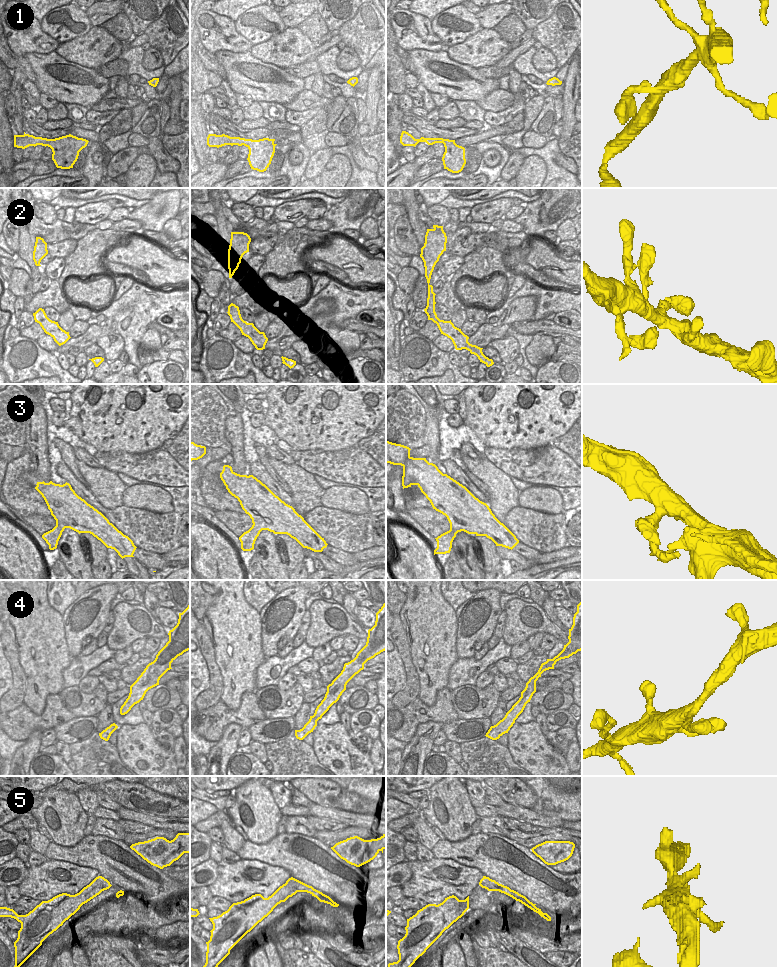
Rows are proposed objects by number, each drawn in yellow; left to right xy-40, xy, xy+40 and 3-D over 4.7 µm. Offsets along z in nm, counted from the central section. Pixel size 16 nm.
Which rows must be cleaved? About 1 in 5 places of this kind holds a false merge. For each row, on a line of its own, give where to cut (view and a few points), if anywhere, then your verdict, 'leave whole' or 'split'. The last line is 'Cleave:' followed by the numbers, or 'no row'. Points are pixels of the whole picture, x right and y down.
1: no cut | leave whole
2: no cut | leave whole
3: no cut | leave whole
4: no cut | leave whole
5: xy (294, 879), (294, 886), (299, 891) | split
Cleave: 5

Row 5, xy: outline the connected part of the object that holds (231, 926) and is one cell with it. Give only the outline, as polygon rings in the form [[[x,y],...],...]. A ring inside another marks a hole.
[[[291,877],[268,898],[264,898],[261,894],[252,895],[244,901],[233,903],[229,909],[221,915],[209,918],[213,924],[213,929],[210,931],[210,940],[206,942],[206,963],[203,967],[218,967],[218,965],[230,954],[230,950],[248,932],[267,917],[278,904],[285,902],[297,892],[299,891],[295,888],[295,878]]]

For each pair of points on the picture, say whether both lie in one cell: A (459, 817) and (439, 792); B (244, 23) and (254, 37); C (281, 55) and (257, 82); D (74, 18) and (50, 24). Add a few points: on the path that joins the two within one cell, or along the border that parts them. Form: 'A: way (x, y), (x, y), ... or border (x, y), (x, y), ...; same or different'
A: way (453, 811), (445, 798); same
B: way (247, 26), (254, 34); same
C: border (251, 55), (284, 69); different
D: way (70, 25), (67, 28), (57, 24); same

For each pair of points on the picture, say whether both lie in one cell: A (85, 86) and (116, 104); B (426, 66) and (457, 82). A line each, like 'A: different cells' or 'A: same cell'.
A: different cells
B: same cell

